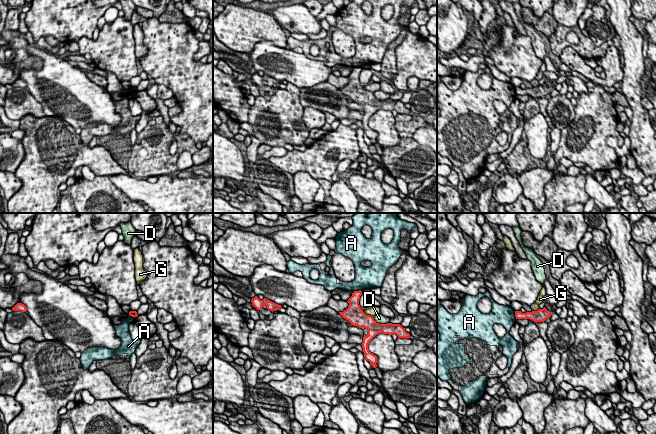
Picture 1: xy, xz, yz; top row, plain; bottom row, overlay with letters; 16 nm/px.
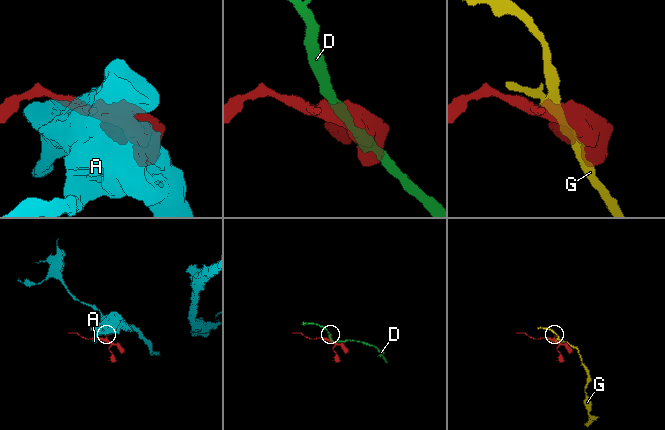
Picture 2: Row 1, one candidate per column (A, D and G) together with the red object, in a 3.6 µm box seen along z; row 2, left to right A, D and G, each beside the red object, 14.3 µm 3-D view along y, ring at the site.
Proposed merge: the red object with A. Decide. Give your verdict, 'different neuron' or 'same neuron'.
different neuron

